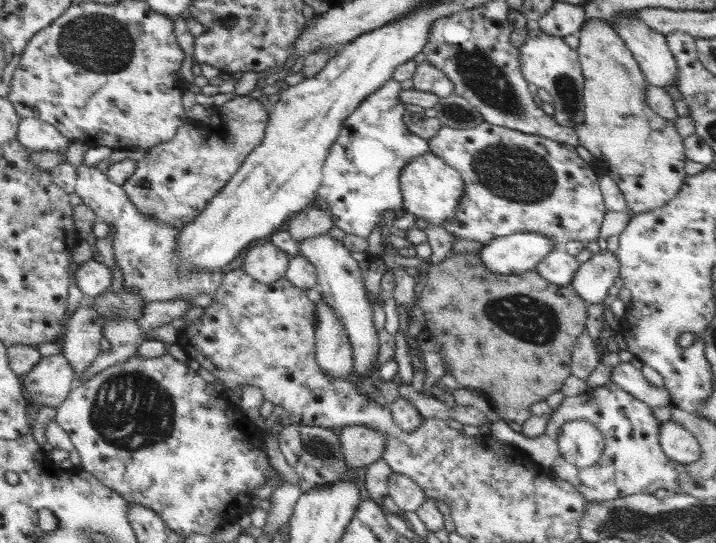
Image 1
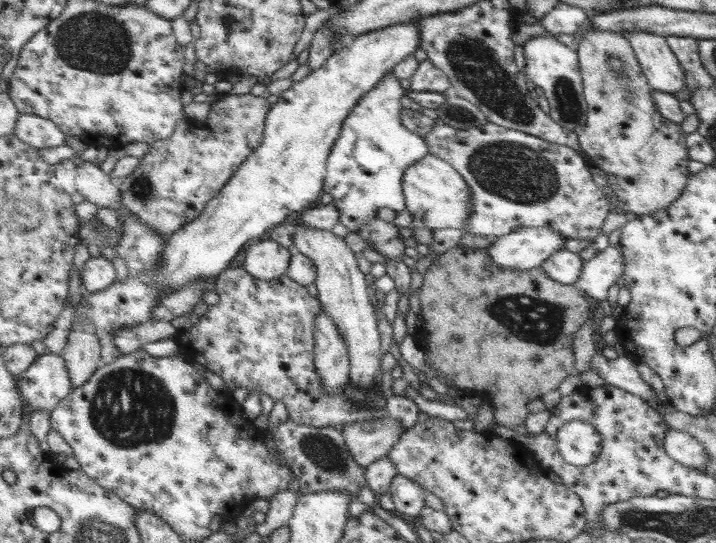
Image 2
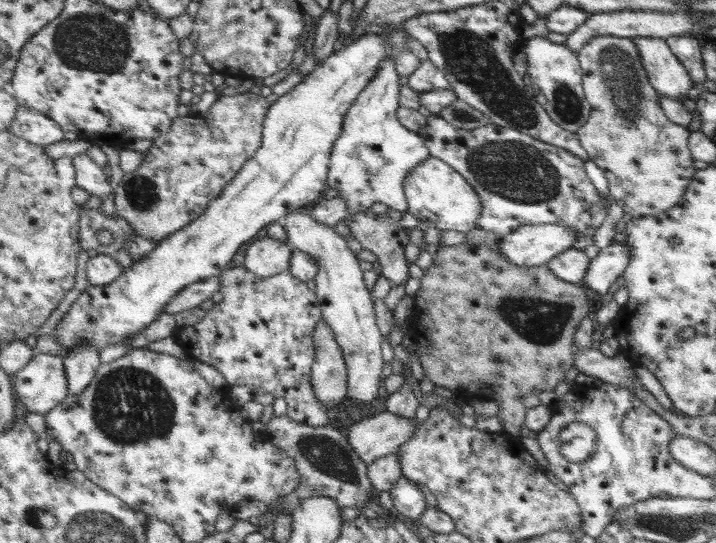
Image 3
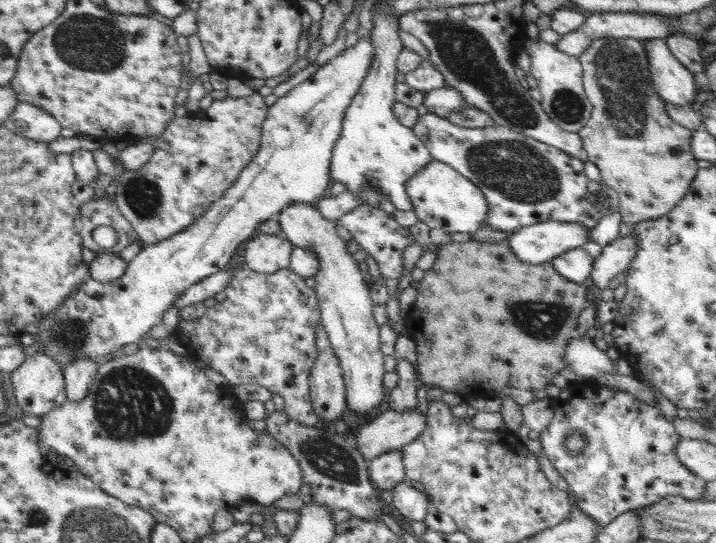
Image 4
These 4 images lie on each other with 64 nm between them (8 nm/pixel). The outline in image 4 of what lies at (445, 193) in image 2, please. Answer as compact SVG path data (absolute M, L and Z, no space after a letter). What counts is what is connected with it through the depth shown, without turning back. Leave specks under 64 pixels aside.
M435 158L429 162L429 166L425 166L423 172L415 174L407 182L407 194L411 196L411 202L415 206L413 212L415 212L417 220L427 224L431 230L445 230L449 234L451 232L473 234L487 220L489 202L485 200L479 186L475 186L469 178L465 178L451 166L437 162Z

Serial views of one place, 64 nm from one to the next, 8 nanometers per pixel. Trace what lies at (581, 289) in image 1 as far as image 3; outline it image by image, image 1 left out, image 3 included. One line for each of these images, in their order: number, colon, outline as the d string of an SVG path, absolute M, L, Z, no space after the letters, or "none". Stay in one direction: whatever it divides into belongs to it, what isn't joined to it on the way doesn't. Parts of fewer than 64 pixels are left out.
2: M607 246L599 250L591 260L583 264L579 280L573 284L583 294L589 294L595 300L605 300L609 286L615 284L619 276L623 276L625 258L621 254L621 246Z
3: M617 240L611 246L599 250L599 254L589 262L583 284L579 284L579 286L589 286L599 296L603 296L607 292L609 284L613 284L617 276L623 276L629 256L631 256L629 252L631 252L631 248L629 248L627 240Z

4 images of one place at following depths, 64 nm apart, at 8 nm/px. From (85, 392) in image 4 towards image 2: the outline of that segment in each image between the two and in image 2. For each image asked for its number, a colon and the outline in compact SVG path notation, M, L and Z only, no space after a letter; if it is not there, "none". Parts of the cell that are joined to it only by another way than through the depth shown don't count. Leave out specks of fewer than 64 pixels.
2: M89 322L79 324L71 334L69 344L65 346L61 358L67 362L71 382L75 384L73 390L85 386L93 378L93 374L99 368L103 368L99 342L101 340L97 340L95 328Z
3: M77 348L71 352L65 360L65 370L67 370L67 382L71 396L81 396L97 378L97 372L101 370L101 354L97 350L87 350L87 348Z

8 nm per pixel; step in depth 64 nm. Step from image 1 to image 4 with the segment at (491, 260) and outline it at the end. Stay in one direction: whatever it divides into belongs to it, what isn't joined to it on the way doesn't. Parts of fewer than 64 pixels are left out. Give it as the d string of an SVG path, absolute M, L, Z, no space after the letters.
M537 222L523 226L507 238L513 254L529 264L551 262L567 250L581 248L591 240L591 228L581 222Z

